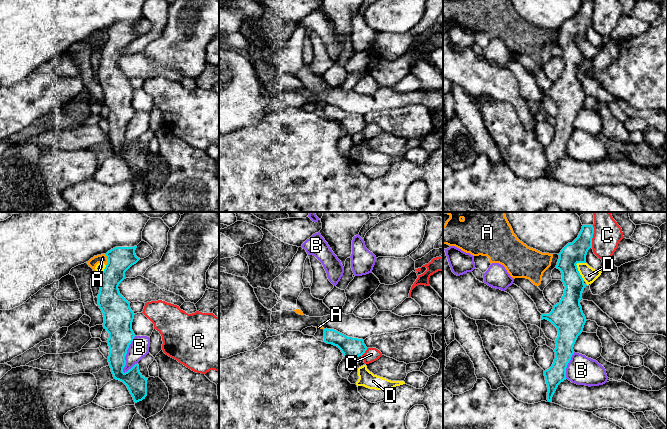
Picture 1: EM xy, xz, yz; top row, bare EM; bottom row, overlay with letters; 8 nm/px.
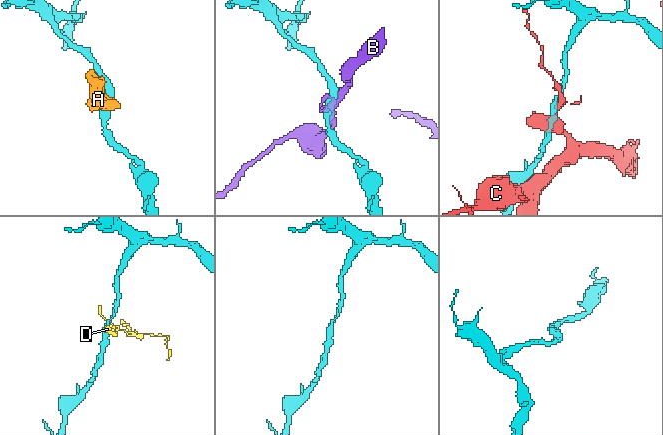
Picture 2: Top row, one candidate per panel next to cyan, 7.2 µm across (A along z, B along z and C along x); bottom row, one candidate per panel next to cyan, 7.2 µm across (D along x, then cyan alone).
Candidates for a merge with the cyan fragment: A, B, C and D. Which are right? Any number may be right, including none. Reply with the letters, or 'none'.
none

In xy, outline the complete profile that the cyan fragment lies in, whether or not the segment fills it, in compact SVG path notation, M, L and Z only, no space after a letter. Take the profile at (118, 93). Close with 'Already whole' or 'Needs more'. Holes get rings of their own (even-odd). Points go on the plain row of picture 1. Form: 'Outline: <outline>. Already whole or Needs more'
Outline: M137 22L115 23L106 29L108 39L102 48L102 56L97 73L99 84L101 85L104 93L103 103L109 109L107 119L110 127L108 138L111 148L114 155L123 158L127 162L135 179L142 177L147 172L148 154L145 154L140 149L138 139L127 148L123 148L123 144L126 141L125 132L127 130L127 126L135 113L135 110L132 106L132 98L135 90L130 84L130 78L128 78L120 70L118 62L124 55L126 55L125 48L140 36L140 34L138 34L135 30L136 24Z. Already whole

